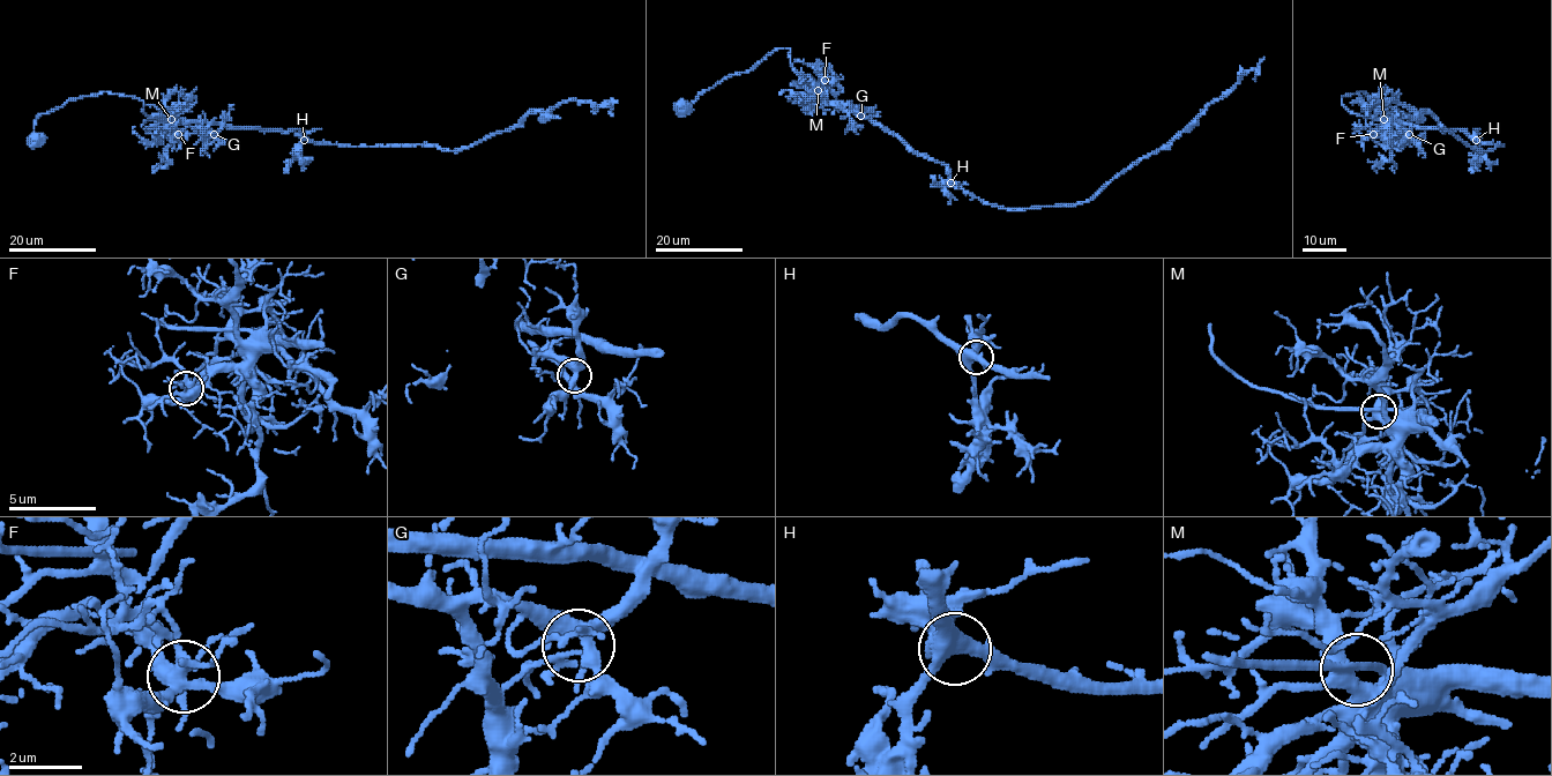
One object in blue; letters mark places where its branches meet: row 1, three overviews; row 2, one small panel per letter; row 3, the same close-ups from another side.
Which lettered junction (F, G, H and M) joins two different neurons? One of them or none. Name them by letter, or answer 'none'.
none

